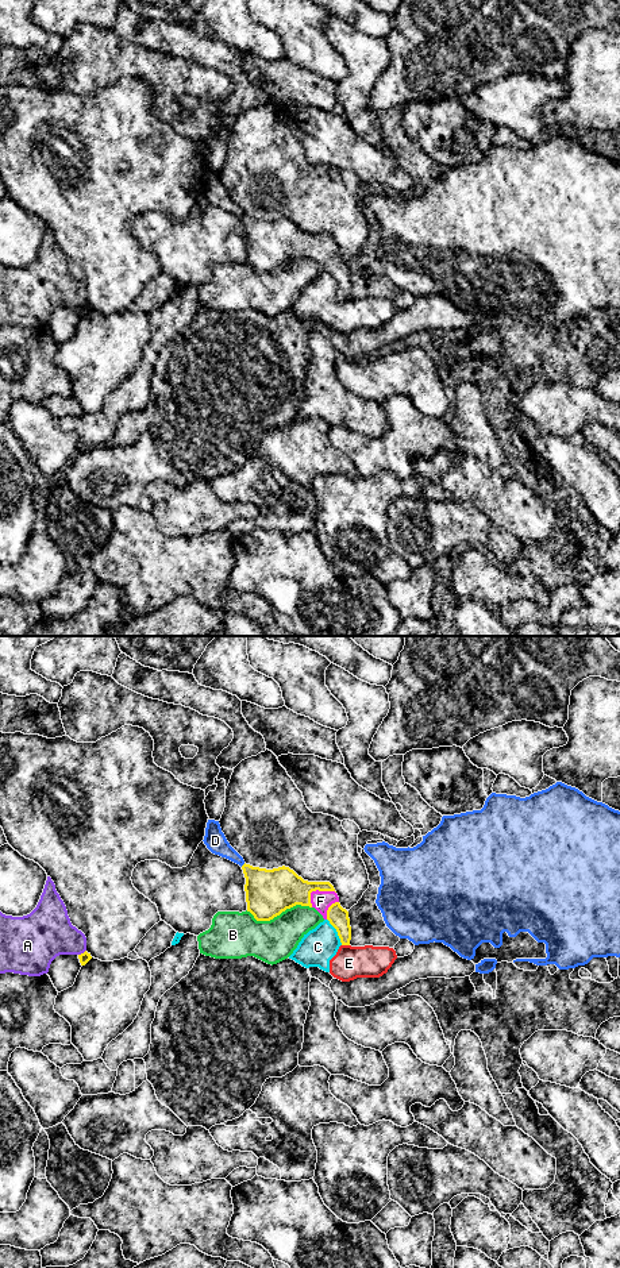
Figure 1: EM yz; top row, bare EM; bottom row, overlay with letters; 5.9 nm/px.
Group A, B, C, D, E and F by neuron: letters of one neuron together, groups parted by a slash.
A / B / C E / D / F

